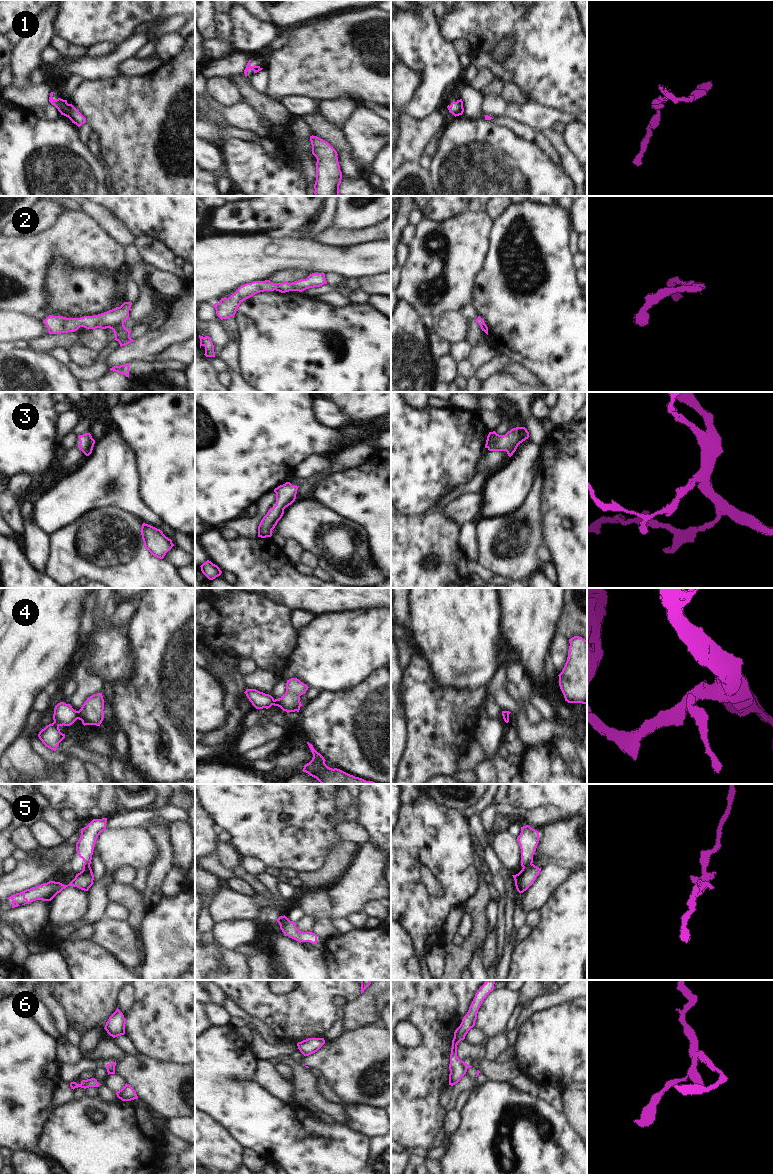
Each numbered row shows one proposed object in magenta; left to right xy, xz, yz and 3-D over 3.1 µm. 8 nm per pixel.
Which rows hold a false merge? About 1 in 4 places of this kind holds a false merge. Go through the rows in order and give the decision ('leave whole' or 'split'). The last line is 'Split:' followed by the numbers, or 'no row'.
1: split
2: leave whole
3: leave whole
4: split
5: split
6: split
Split: 1, 4, 5, 6

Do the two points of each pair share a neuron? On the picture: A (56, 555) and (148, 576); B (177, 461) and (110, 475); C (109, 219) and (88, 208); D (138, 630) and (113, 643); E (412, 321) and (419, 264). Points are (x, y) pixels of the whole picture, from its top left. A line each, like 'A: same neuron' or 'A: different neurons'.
A: same neuron
B: different neurons
C: same neuron
D: different neurons
E: different neurons

